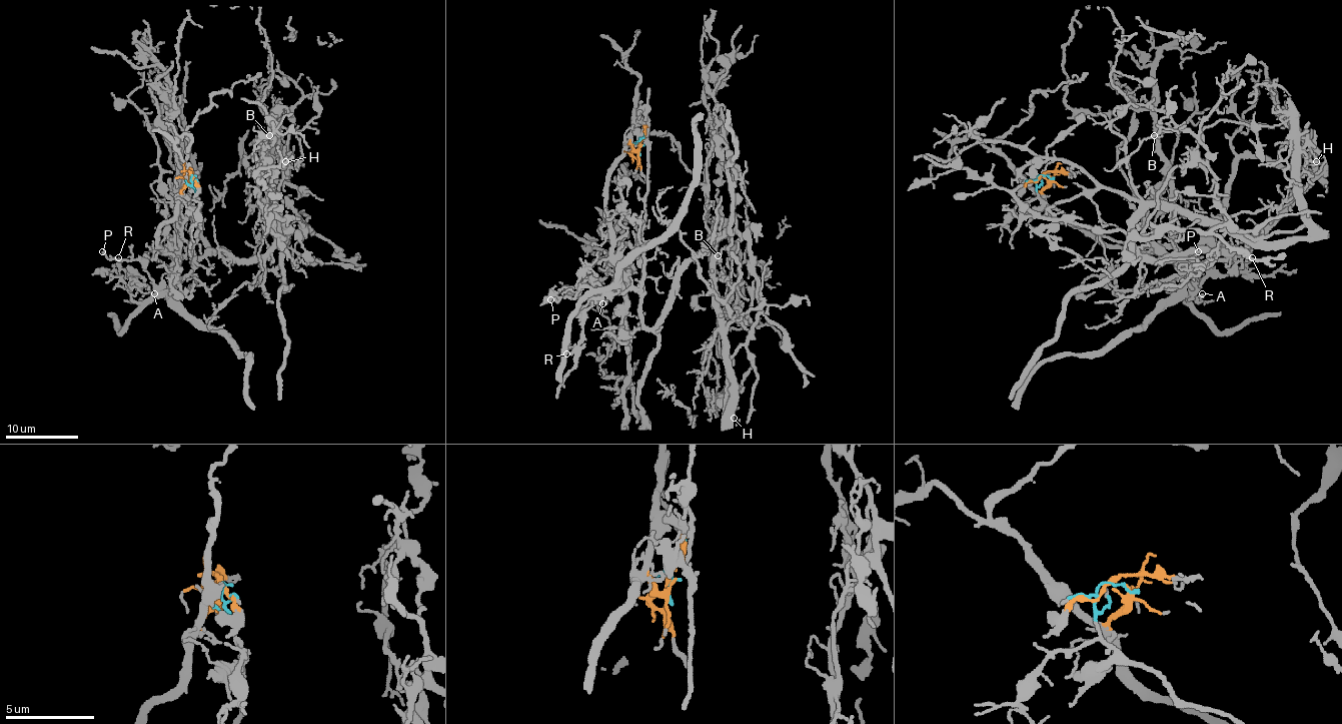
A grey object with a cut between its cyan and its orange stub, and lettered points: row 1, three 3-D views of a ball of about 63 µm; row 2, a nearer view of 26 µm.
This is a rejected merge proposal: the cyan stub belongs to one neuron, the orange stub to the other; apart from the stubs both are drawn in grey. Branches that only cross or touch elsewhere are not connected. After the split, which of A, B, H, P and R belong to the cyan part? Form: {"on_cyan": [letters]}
{"on_cyan": ["B", "H"]}

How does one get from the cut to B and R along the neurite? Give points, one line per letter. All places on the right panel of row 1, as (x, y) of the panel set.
B: (1046, 175), (1073, 224), (1221, 260), (1133, 244), (1150, 206), (1226, 220), (1208, 149), (1153, 135)
R: (1044, 175), (1046, 207), (1073, 225), (1108, 244), (1175, 247), (1186, 291), (1210, 275), (1242, 273), (1251, 256)

